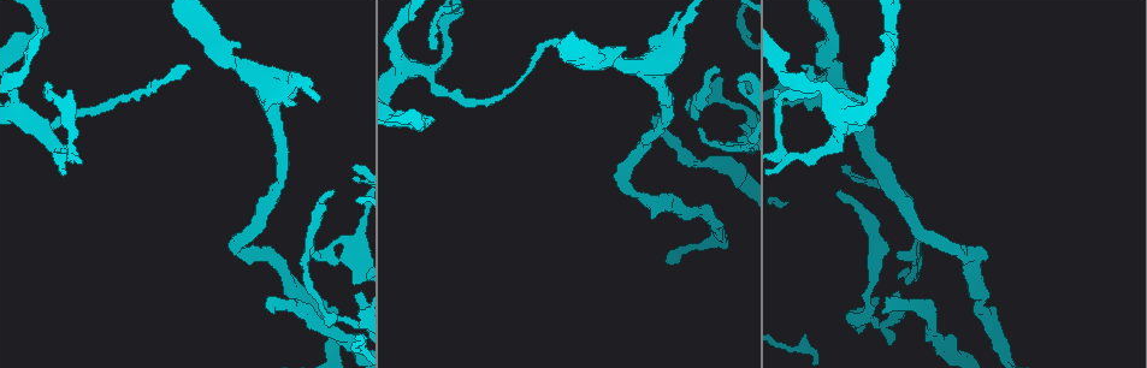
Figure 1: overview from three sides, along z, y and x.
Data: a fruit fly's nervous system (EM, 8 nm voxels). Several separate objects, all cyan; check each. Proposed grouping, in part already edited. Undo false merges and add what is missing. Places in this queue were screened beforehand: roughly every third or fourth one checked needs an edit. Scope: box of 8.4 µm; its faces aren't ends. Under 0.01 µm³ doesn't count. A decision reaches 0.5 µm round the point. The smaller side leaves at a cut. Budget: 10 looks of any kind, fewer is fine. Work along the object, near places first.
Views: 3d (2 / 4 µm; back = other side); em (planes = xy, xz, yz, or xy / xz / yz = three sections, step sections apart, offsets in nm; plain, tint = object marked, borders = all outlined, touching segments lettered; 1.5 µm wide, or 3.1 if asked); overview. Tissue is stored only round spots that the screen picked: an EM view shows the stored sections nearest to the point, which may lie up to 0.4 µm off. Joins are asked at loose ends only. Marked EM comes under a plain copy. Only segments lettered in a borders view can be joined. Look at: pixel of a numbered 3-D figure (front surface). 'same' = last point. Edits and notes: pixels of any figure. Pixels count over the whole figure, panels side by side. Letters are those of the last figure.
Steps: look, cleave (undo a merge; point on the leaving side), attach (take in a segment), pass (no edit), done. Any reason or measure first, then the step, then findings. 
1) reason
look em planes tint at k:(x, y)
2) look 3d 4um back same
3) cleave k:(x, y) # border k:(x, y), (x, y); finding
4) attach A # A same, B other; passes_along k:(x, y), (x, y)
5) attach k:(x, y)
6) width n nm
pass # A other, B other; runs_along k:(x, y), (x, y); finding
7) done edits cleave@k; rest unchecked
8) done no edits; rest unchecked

narrows sharply
look em planes borders at 1:(967, 255)

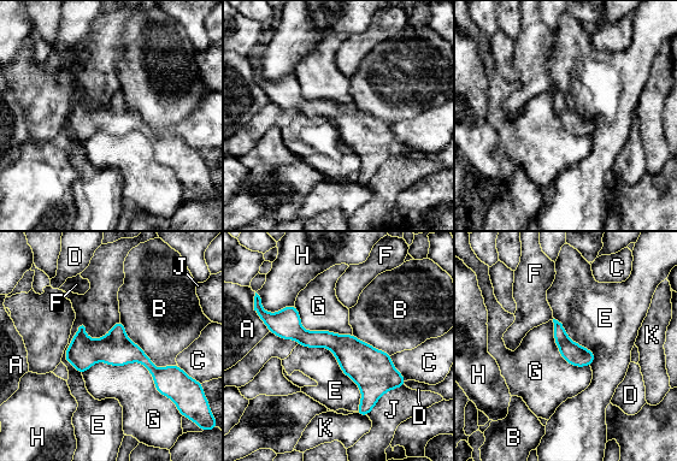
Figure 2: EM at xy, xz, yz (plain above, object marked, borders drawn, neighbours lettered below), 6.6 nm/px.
pass # A other, B other, C other, D other, E other, F other, G other, H other, J other, K other; border 2:(119, 319), (63, 359); all the same cell

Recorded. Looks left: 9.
branch stops here
look em planes borders at 1:(271, 312)

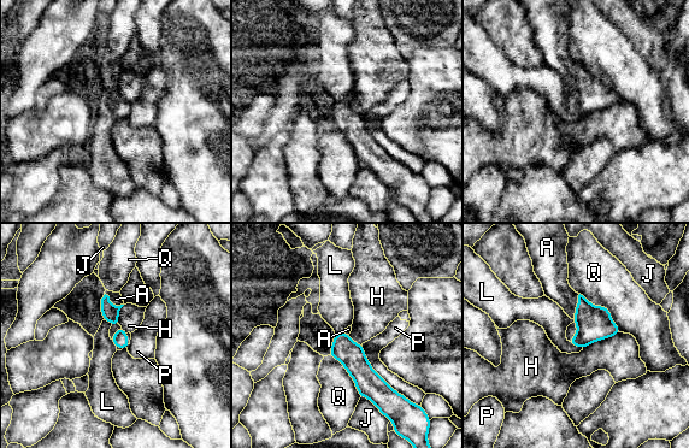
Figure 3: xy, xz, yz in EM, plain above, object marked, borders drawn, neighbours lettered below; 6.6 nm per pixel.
longest_contact P 440 nm
attach A # A same, H other, J other, L other, P other, Q other; passes_along 3:(110, 312), (112, 305), (116, 299); it goes on there

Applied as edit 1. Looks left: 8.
redraw
look overview

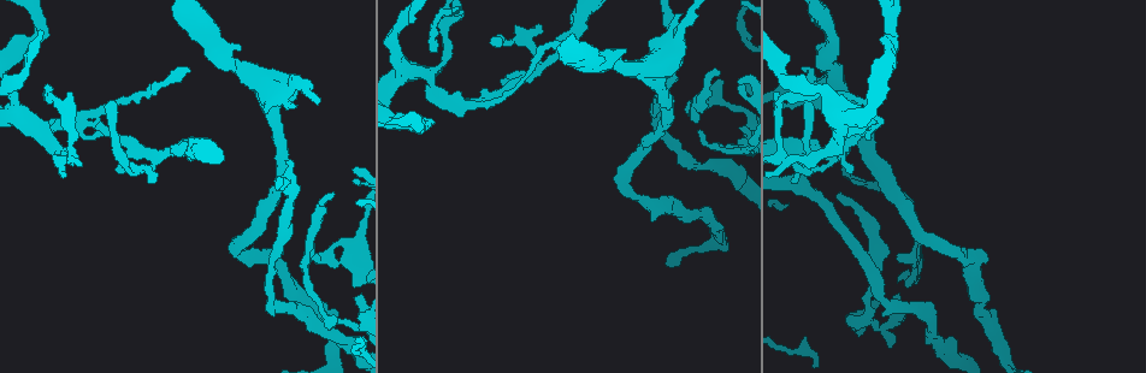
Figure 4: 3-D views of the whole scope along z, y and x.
free end
look em planes borders at 4:(717, 72)

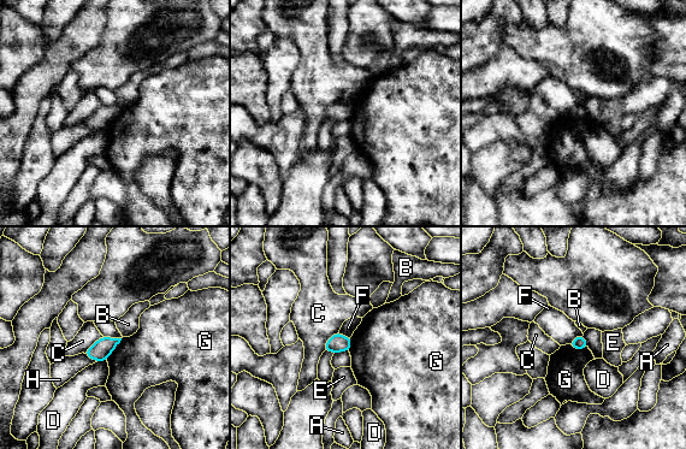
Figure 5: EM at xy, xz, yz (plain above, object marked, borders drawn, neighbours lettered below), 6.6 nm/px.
longest_contact G 190 nm
pass # A other, B other, C other, D other, E other, F other, G other, H other; border 5:(122, 338), (106, 360); no lettered segment goes on from it

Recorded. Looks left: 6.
sharp bend
look 3d 4um at 4:(538, 64)

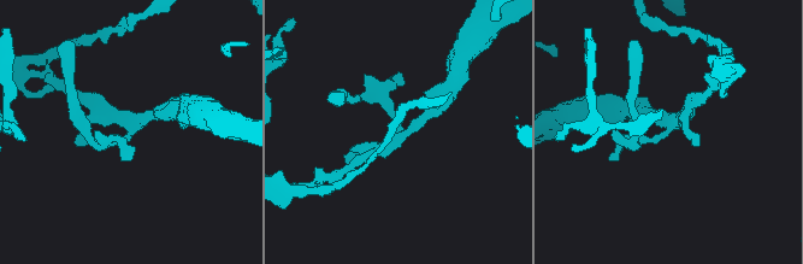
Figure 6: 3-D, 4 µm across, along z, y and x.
arms 3
look em xz step 8 tint at 6:(669, 128)

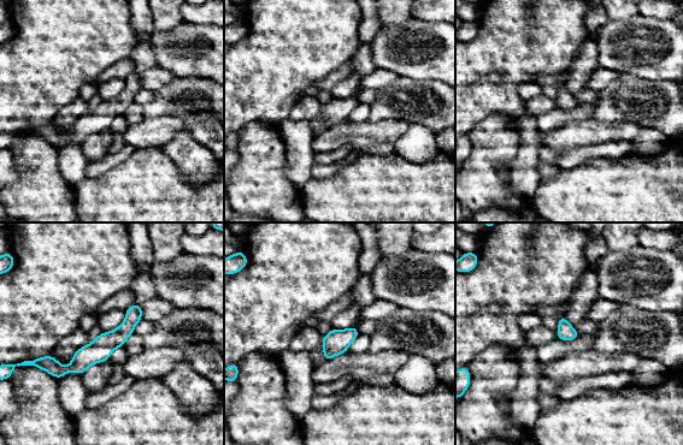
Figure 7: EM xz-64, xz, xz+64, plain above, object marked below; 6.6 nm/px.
cut it another way
look em planes borders same

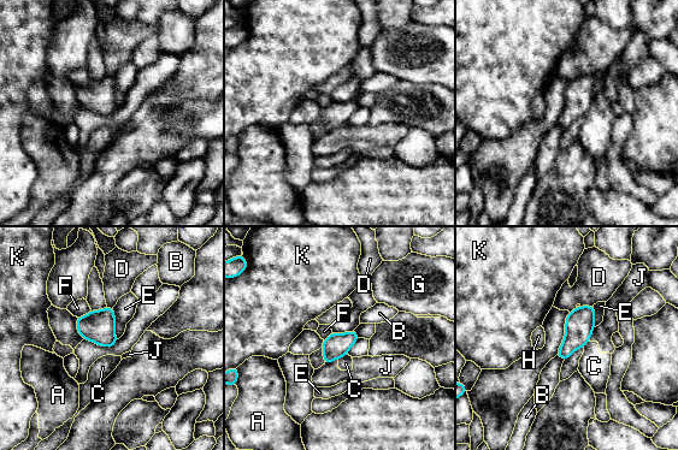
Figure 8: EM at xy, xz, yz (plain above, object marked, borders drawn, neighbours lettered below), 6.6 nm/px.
pass # A other, B other, C other, D other, E other, F other, G other, H other, J other, K other; border 8:(90, 309), (83, 315), (76, 317); one cell here

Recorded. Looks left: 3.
done edits attach@3; rest unchecked

